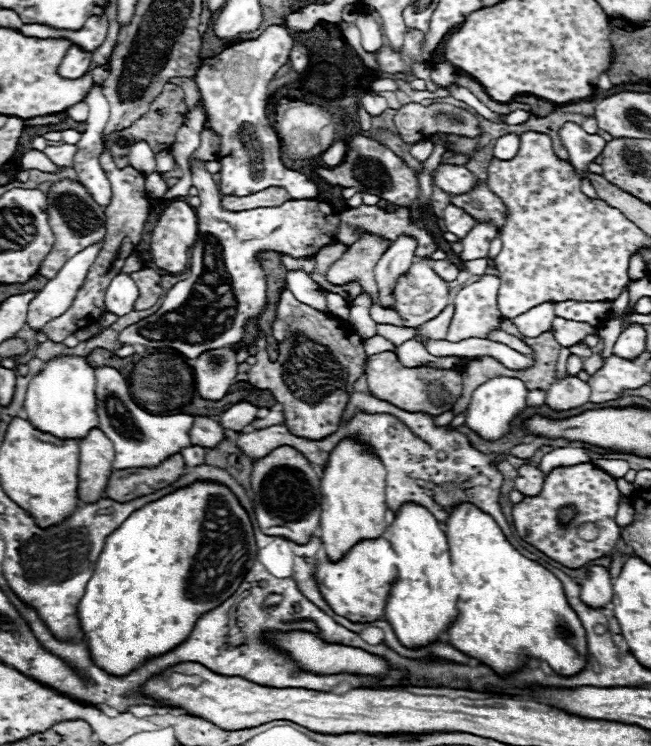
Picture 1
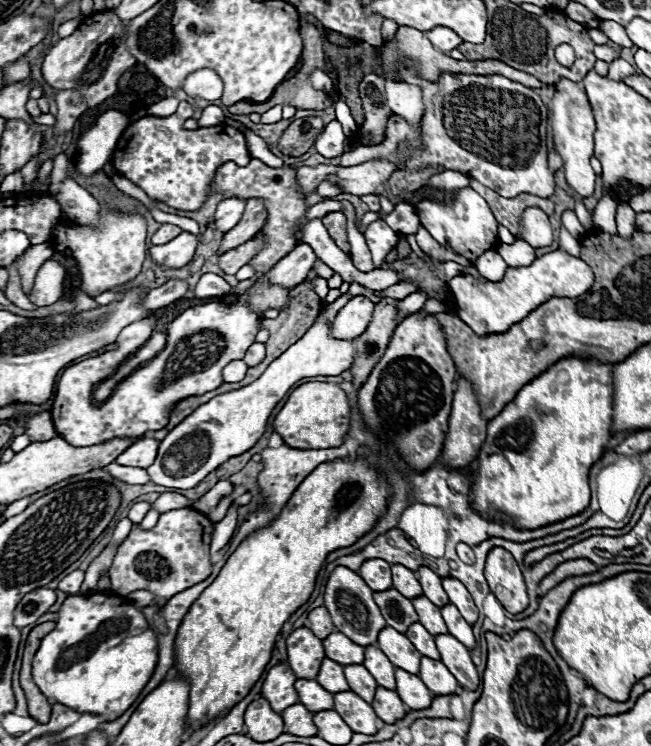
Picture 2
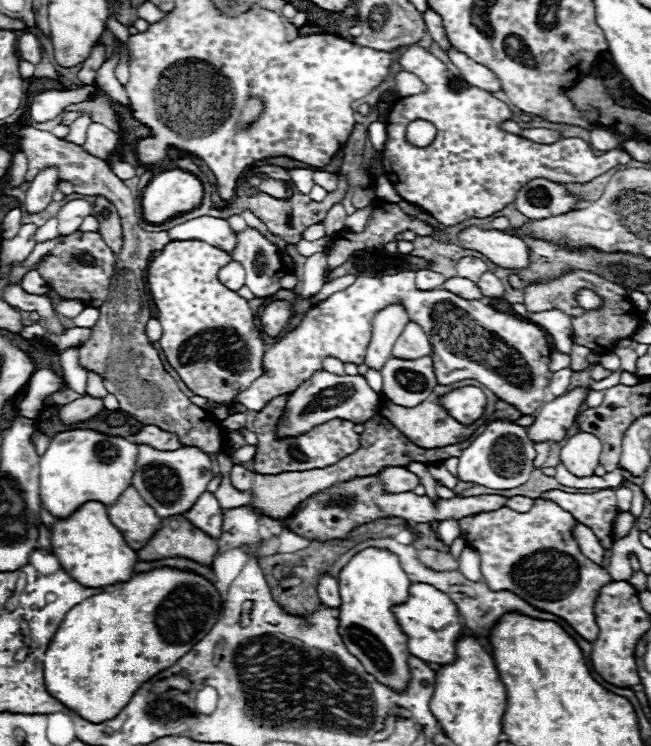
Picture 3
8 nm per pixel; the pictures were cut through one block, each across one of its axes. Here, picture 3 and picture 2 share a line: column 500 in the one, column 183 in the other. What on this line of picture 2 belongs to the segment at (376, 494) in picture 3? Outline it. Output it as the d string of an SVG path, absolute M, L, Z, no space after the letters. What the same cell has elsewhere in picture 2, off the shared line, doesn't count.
M164 492L158 496L158 500L152 504L154 510L158 510L160 514L162 512L170 512L170 510L178 510L178 508L186 508L188 506L188 498L182 496L182 494L176 494L176 492Z

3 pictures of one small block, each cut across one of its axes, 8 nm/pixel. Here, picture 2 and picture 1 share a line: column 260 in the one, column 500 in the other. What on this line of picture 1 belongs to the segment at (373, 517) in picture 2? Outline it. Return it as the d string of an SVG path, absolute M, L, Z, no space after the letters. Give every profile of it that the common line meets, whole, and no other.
M458 504L446 520L444 534L450 546L452 572L462 590L458 598L458 618L448 626L448 642L454 648L488 664L500 676L508 676L510 672L522 668L530 658L548 662L548 666L562 676L574 676L586 666L584 654L576 652L576 648L562 636L562 630L584 630L580 618L576 616L576 612L572 612L572 606L564 596L564 586L542 564L522 556L506 540L492 516L488 516L474 504Z

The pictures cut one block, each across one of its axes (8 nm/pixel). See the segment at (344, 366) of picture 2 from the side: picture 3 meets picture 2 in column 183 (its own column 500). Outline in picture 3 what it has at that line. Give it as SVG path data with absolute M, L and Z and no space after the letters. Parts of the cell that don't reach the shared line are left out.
M496 420L488 424L486 430L462 452L458 464L458 478L462 482L472 482L496 490L516 488L530 478L530 472L534 470L534 458L534 442L530 442L526 428L516 426L514 422Z

